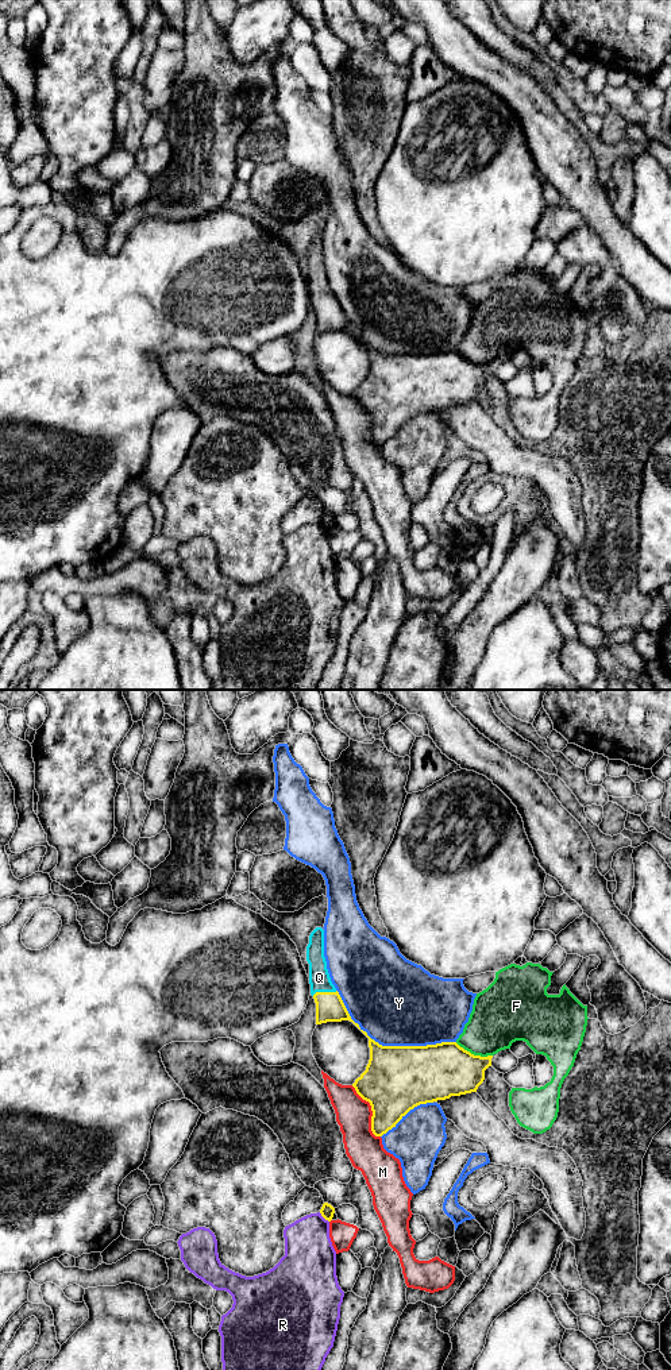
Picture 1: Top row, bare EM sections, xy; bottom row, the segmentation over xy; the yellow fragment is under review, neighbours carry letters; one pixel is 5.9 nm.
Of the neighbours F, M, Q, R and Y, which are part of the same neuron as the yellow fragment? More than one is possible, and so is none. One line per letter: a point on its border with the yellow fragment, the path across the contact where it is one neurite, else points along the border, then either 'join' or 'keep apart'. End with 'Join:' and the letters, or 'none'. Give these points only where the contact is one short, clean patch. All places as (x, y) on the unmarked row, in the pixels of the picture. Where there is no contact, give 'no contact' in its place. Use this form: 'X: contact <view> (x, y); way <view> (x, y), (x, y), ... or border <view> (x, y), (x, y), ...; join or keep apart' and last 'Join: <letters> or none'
F: contact xy (473, 363); keep apart
M: contact xy (373, 421); keep apart
Q: contact xy (324, 301); way xy (330, 316), (324, 301), (319, 286); join
R: contact xy (324, 527); keep apart
Y: contact xy (389, 355); keep apart
Join: Q

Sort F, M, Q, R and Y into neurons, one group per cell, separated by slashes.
F / M / Q / R / Y

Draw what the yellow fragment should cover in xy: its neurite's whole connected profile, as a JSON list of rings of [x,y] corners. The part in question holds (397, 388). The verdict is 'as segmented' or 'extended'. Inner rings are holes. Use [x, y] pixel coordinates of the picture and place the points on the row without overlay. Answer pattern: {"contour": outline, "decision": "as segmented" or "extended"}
{"contour": [[[360,340],[369,347],[370,368],[366,379],[355,389],[352,395],[356,402],[371,414],[371,440],[375,445],[382,445],[396,436],[410,418],[420,413],[477,401],[478,395],[485,389],[485,379],[491,375],[493,364],[474,364],[456,351],[441,351],[427,355],[382,355],[371,348],[366,340]]], "decision": "as segmented"}

